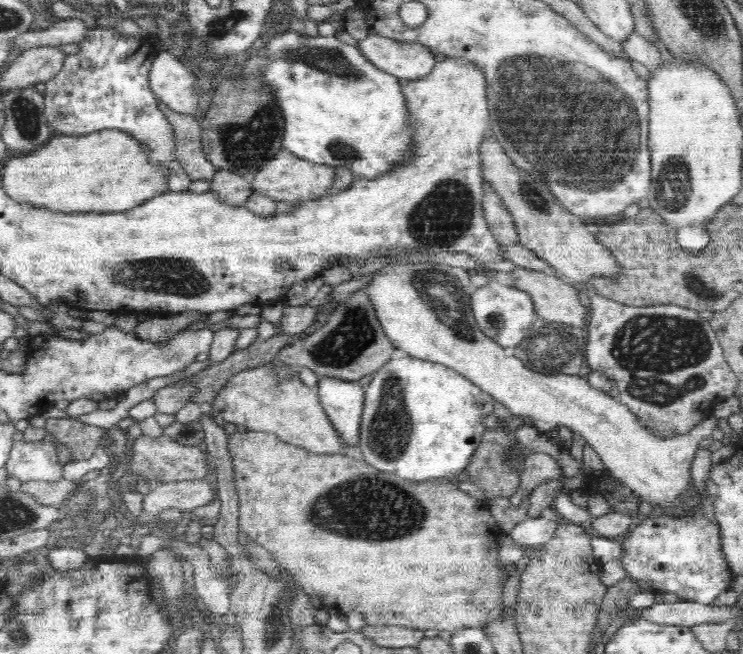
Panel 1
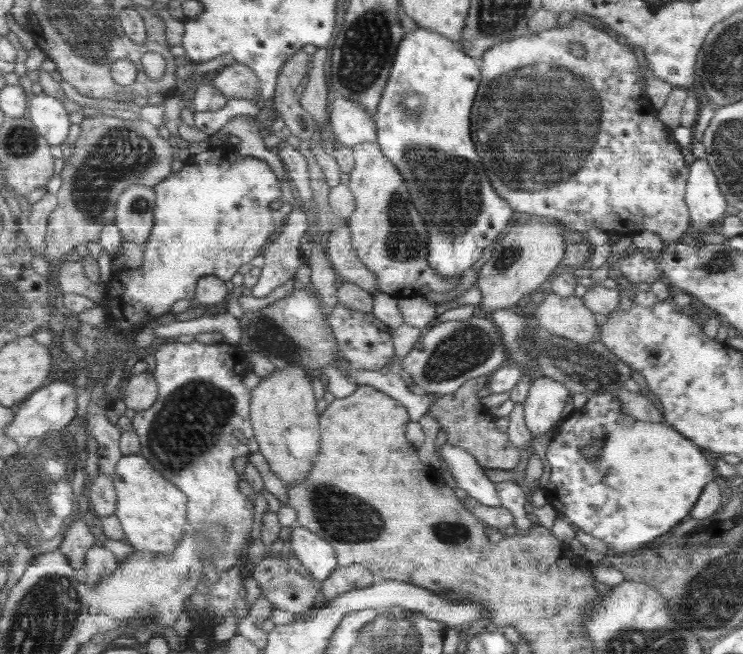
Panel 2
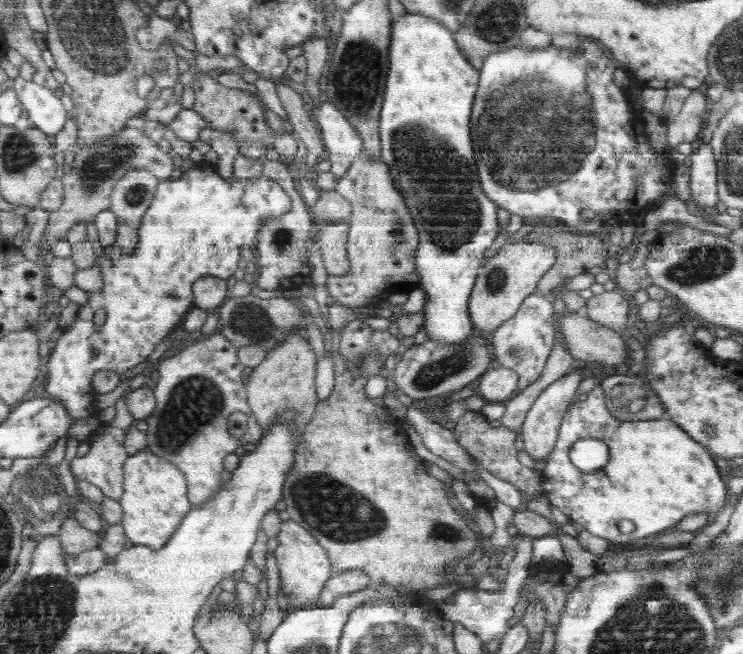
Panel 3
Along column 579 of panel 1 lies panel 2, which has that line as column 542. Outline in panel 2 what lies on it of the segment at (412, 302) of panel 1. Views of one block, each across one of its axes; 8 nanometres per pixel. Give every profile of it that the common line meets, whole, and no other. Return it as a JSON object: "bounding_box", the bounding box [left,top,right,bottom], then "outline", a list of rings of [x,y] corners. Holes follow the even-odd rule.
{"bounding_box":[524,375,568,437],"outline":[[[536,375],[524,402],[525,423],[534,437],[544,434],[562,416],[566,400],[568,388],[562,382]]]}

